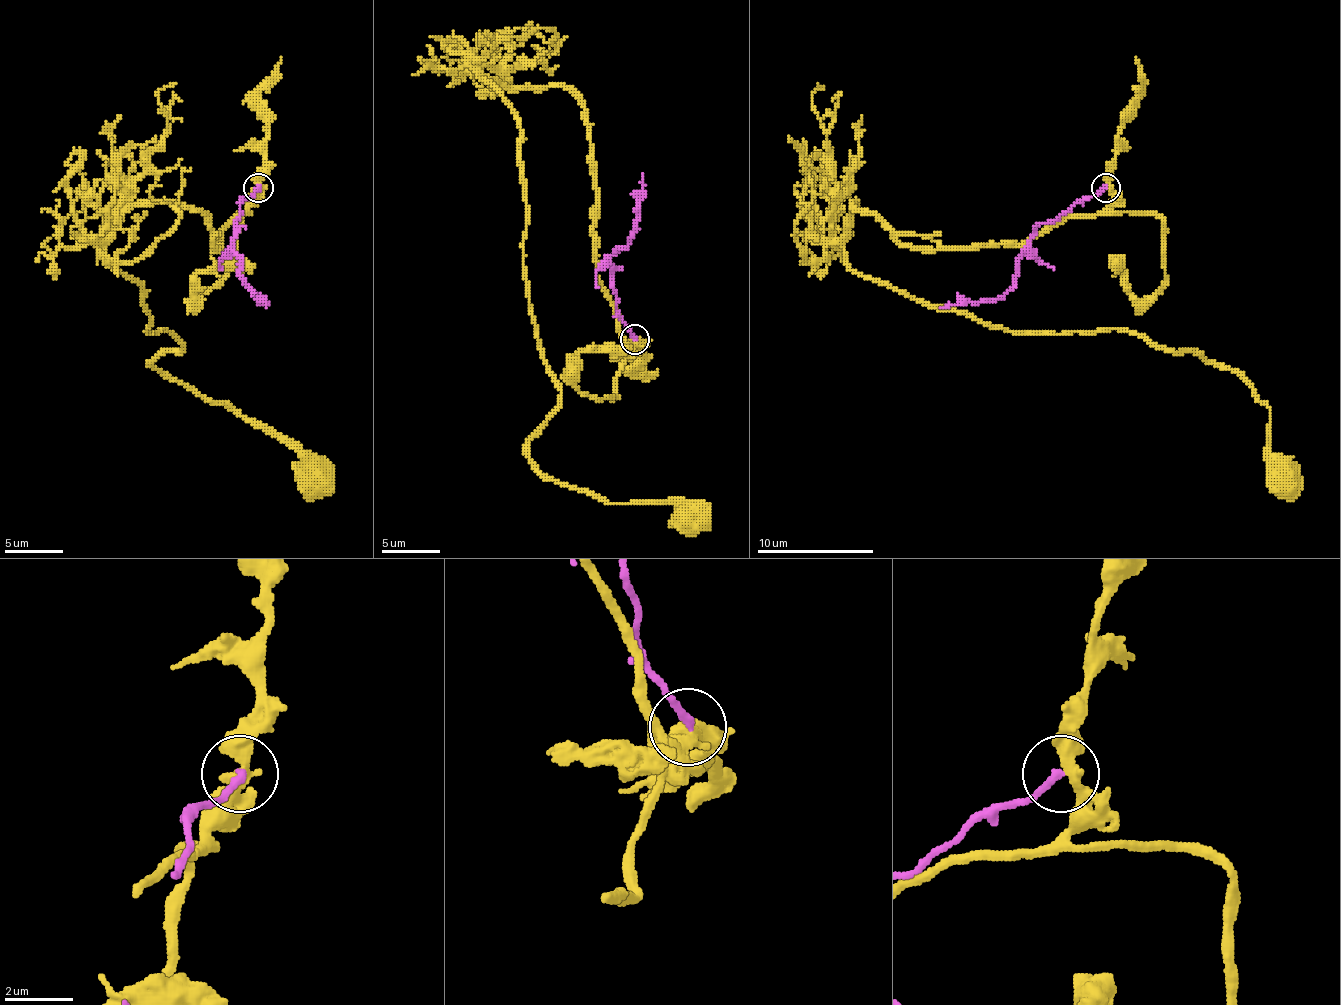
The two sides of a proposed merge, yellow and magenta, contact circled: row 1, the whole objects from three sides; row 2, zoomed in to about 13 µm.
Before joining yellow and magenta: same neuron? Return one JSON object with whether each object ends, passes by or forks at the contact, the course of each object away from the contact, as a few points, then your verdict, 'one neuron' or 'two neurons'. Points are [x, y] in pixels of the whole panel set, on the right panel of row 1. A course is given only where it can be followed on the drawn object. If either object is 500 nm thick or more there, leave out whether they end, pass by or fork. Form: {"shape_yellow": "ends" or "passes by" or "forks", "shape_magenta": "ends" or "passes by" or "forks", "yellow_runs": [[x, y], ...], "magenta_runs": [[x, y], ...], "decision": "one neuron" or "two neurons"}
{"shape_yellow": "passes by", "shape_magenta": "ends", "yellow_runs": [[1106, 188], [1019, 243], [893, 235], [852, 203], [844, 261], [1010, 331], [1197, 351], [1270, 410], [1278, 477]], "magenta_runs": [[1106, 188], [1042, 223], [1019, 261], [1019, 276], [995, 299], [940, 308]], "decision": "two neurons"}

